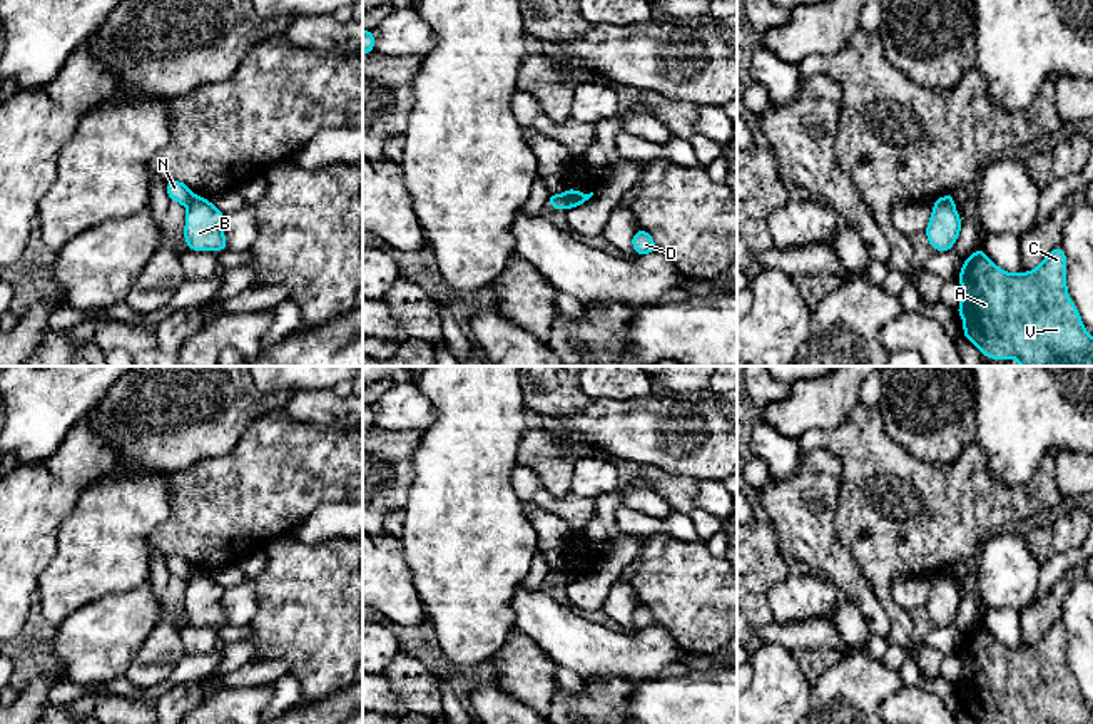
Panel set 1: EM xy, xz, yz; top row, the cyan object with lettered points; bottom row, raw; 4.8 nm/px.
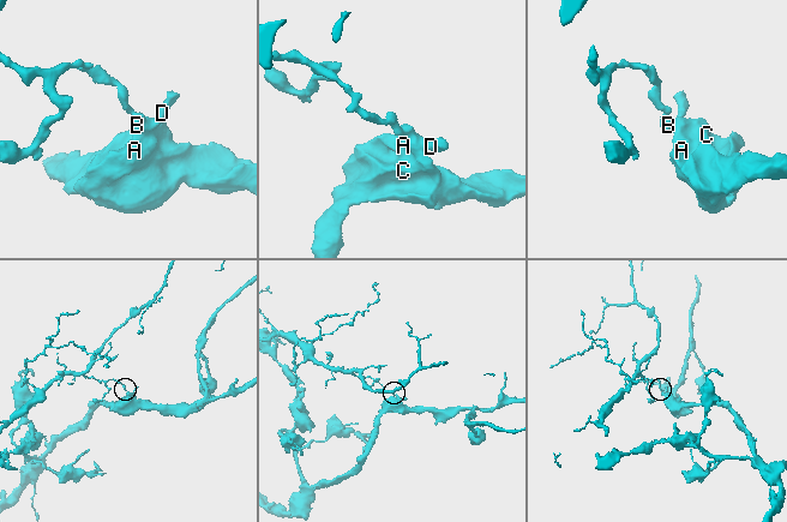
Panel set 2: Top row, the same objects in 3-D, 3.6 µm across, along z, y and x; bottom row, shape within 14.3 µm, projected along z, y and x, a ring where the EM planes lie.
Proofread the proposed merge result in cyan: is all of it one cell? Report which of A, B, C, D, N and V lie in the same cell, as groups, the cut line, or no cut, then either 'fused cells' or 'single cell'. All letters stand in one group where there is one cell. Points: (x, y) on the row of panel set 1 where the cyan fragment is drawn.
groups A B C D V / N; cut xz (562, 196), (567, 208); fused cells

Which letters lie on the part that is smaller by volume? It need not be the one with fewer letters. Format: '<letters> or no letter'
N

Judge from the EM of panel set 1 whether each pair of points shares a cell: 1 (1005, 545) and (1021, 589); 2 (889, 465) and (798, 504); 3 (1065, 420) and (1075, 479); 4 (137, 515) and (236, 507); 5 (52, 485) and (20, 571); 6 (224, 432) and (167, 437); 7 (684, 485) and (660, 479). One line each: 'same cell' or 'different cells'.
1: same cell
2: different cells
3: different cells
4: different cells
5: same cell
6: same cell
7: same cell

